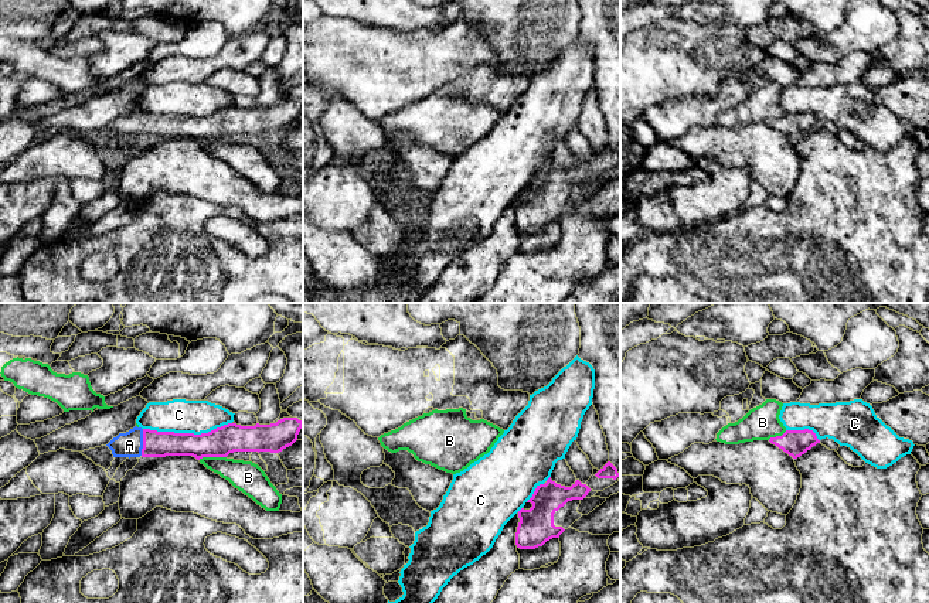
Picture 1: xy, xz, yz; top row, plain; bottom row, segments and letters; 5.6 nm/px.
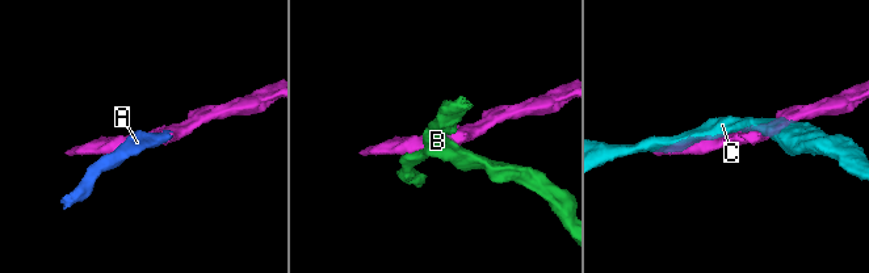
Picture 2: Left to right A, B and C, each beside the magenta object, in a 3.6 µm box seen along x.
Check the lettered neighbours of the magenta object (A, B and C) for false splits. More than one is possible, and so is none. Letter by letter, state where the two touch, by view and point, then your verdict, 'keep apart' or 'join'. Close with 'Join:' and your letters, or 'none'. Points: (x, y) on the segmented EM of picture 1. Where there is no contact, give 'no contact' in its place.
A: xy (143, 442) | join
B: xy (211, 456) | keep apart
C: xy (187, 433) | keep apart
Join: A

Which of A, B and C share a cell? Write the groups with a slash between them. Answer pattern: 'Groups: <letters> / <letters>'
Groups: A / B / C

